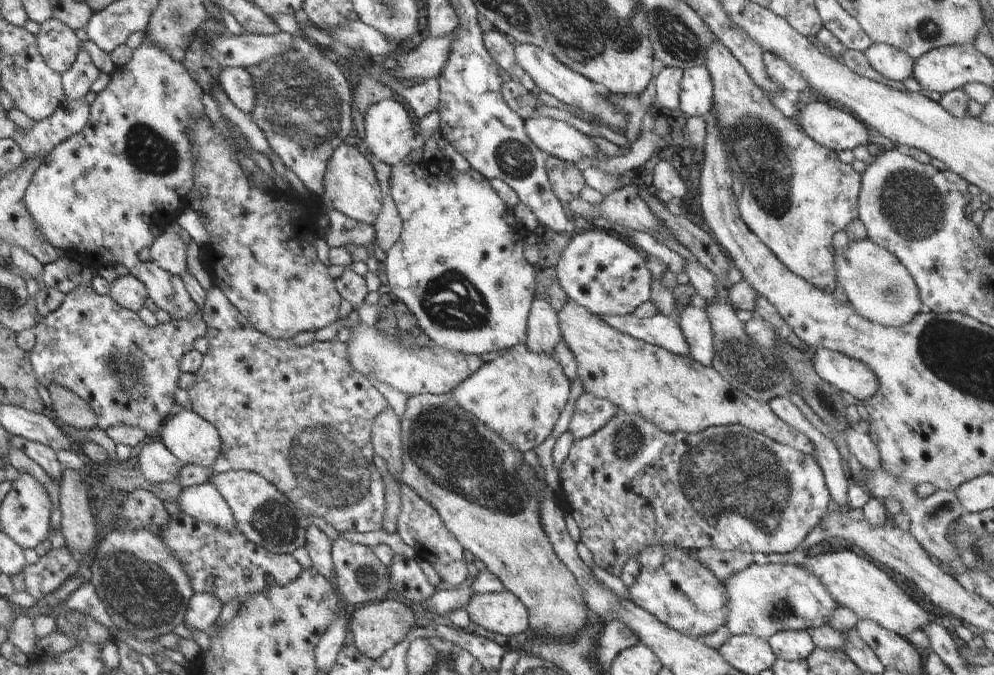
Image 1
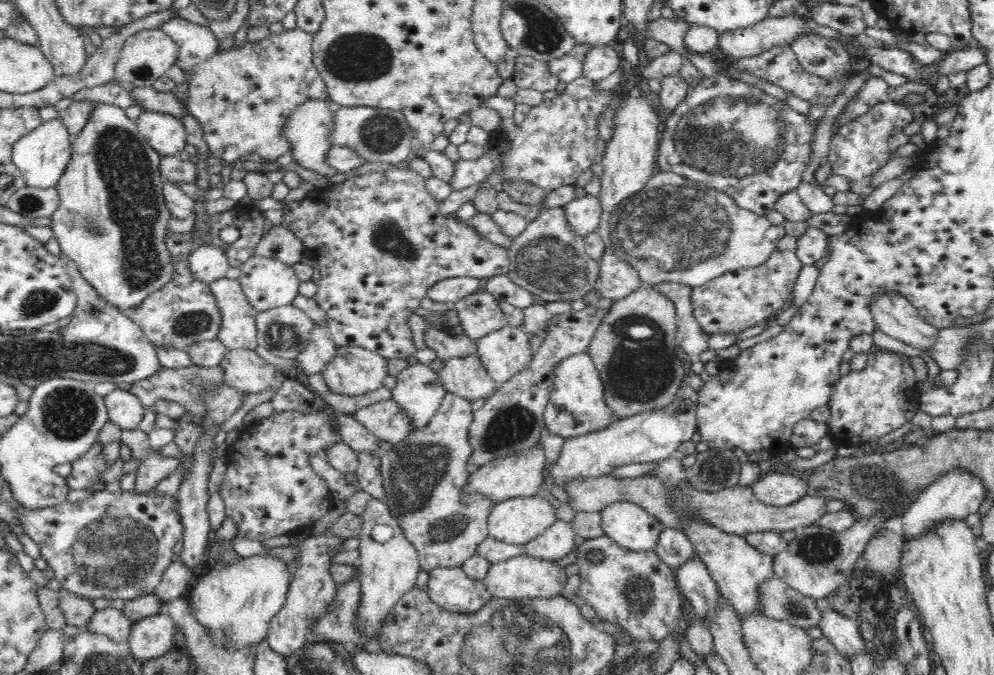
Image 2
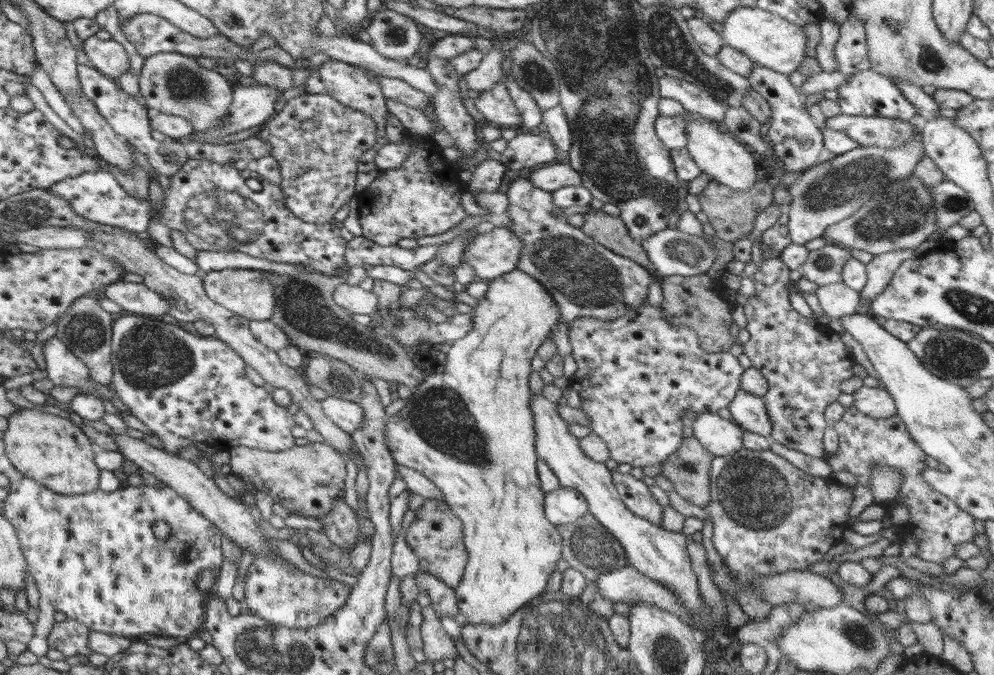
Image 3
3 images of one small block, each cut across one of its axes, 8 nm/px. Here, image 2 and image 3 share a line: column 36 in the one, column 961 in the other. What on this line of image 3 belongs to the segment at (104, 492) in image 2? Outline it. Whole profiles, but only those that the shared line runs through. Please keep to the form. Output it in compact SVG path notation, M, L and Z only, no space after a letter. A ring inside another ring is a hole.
M852 405L845 409L842 418L833 422L832 427L839 436L838 451L828 462L833 472L848 470L856 476L857 484L866 488L871 488L873 467L876 465L895 468L902 475L895 504L884 504L885 515L889 515L890 510L901 502L907 504L910 518L903 526L902 533L911 532L917 538L918 553L915 556L942 565L947 558L955 556L959 544L973 542L978 533L974 527L975 518L925 481L921 471L927 468L926 455L897 414L890 418L872 418Z

